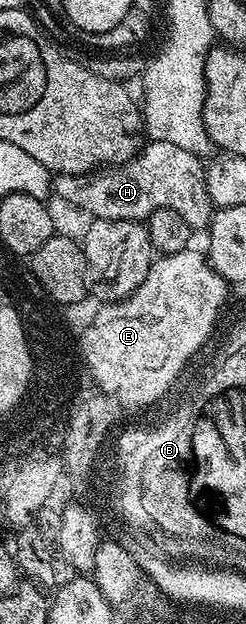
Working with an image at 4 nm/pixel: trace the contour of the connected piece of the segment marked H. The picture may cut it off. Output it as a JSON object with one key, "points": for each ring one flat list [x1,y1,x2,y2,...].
{"points":[[147,141,136,157,122,166,90,171,89,174,59,174,53,179,52,190,68,204,76,205,97,220,132,220,145,223,152,212,172,208,184,216,191,231,205,231,216,209,208,196,206,166,199,155,174,144]]}

